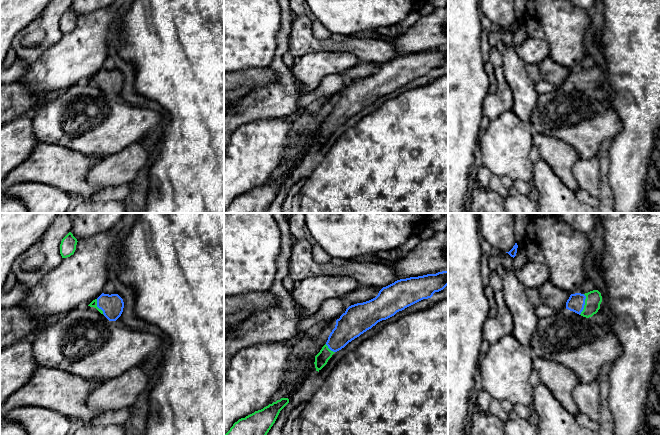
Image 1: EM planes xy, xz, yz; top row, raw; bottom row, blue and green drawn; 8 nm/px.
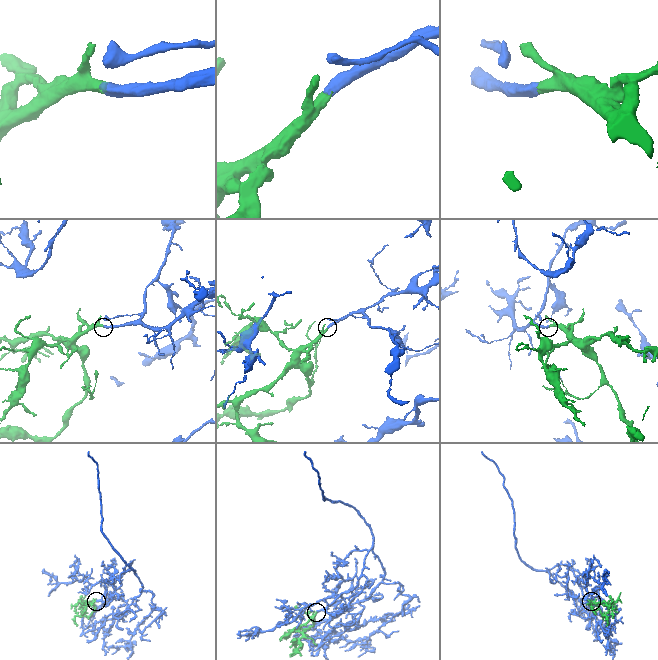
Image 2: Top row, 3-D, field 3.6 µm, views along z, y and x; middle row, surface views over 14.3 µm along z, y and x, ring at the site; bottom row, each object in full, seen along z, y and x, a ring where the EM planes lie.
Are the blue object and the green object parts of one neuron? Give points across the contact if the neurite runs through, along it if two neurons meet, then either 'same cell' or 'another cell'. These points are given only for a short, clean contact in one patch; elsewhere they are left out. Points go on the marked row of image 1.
runs through yz (576, 302), (584, 304), (593, 299); same cell

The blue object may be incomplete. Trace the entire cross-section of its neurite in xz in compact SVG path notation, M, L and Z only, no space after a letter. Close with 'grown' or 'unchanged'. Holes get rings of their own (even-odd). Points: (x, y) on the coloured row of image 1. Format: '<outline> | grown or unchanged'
M448 270L436 274L400 279L383 287L375 298L349 306L340 318L336 320L335 328L330 333L326 344L315 356L316 371L319 372L335 352L344 348L349 342L371 329L378 322L394 316L397 312L423 299L431 298L435 292L443 290L447 285Z | grown

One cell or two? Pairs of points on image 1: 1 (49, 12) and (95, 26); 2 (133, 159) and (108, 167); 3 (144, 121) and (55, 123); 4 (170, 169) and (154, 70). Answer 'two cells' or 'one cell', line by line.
1: two cells
2: one cell
3: one cell
4: one cell

